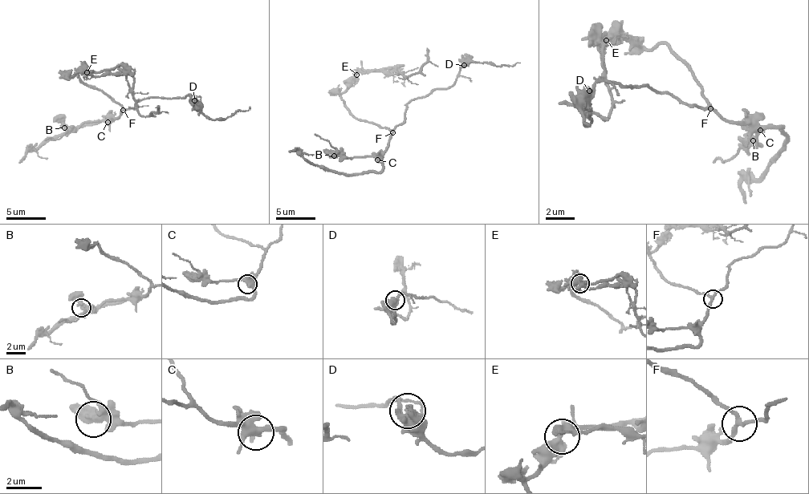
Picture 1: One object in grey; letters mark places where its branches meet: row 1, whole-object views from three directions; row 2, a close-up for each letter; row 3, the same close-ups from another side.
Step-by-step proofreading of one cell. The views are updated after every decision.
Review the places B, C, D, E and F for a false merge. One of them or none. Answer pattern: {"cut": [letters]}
{"cut": ["E"]}

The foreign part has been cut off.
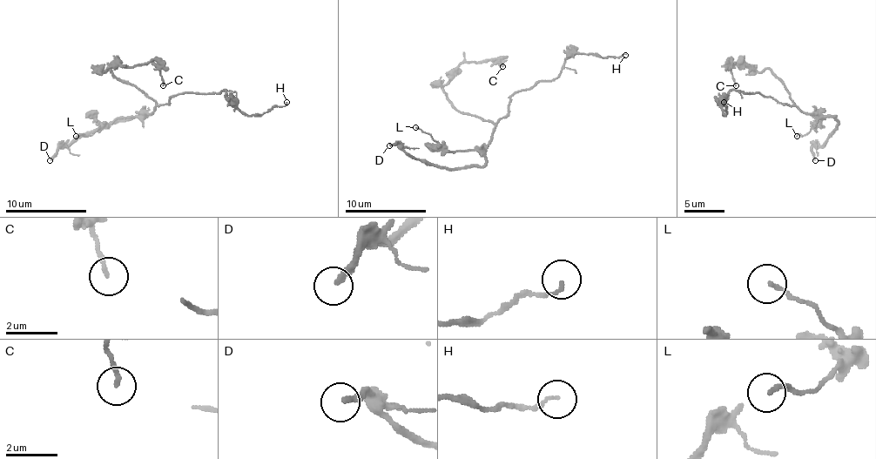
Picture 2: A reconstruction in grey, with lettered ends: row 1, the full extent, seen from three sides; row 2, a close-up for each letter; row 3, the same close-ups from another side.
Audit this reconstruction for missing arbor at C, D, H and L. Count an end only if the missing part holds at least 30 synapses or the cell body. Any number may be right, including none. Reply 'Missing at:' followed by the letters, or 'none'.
Missing at: D

